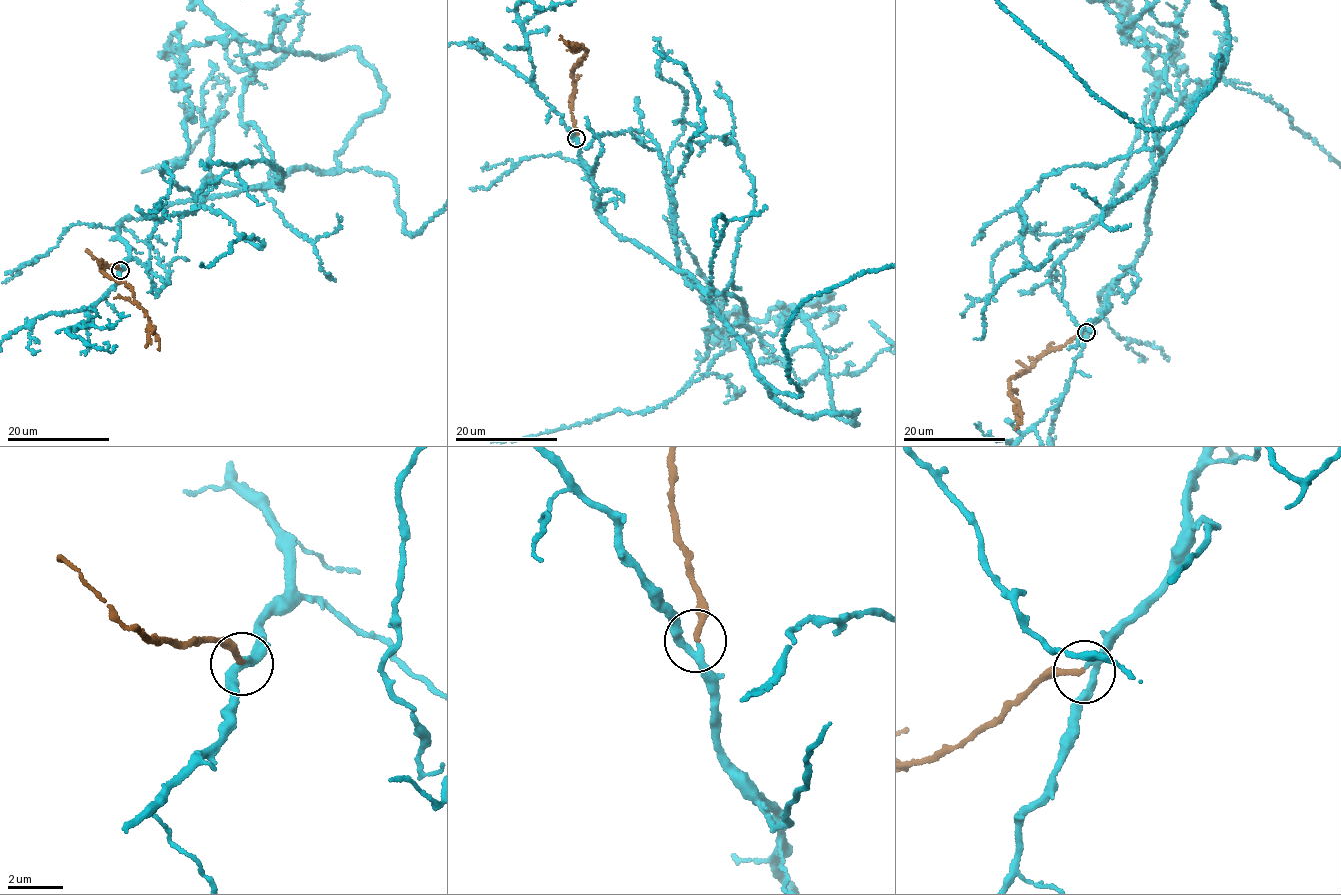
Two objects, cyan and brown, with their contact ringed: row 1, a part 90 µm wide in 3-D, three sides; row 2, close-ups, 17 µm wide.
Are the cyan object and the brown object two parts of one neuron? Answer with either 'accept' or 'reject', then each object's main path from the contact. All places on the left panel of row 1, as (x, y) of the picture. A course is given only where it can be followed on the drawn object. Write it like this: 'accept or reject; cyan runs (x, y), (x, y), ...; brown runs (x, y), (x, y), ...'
accept; cyan runs (120, 270), (122, 220), (309, 168), (392, 178), (404, 229), (424, 228); brown runs (120, 270), (115, 265), (101, 263), (104, 273), (133, 289), (134, 302), (150, 322), (160, 344), (159, 349)

